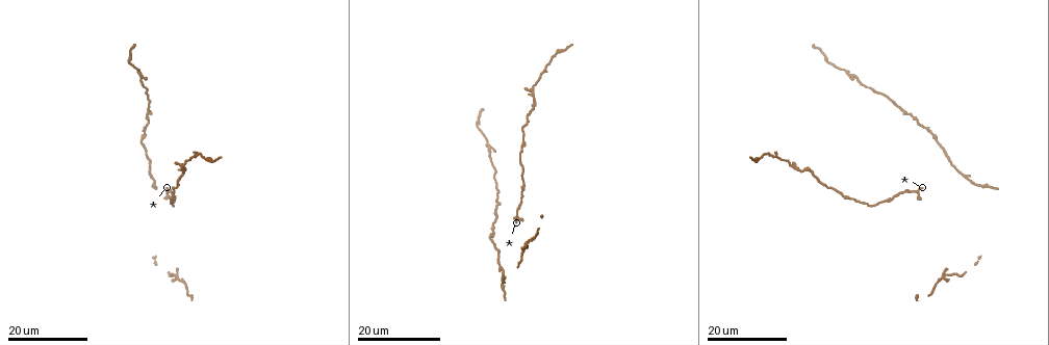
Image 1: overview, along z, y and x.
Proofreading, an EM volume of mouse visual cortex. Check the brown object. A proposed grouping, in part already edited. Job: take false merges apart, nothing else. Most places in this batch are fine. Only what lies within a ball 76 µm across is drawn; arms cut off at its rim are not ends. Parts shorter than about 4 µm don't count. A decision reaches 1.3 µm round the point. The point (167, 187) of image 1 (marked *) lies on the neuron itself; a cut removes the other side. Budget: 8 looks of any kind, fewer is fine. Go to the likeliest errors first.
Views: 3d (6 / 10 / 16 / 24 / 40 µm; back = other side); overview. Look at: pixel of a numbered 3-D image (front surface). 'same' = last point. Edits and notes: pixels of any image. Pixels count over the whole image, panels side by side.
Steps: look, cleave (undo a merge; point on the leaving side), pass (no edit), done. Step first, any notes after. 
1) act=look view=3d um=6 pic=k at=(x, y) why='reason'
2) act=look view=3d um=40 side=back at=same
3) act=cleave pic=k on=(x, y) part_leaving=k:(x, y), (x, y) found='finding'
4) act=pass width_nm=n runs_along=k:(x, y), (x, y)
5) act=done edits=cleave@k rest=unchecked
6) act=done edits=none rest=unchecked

act=look view=3d um=24 pic=1 at=(917, 193) why='three arms meet'

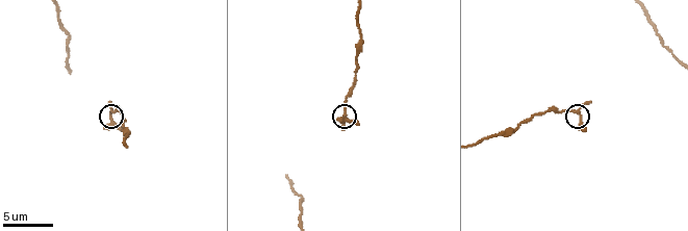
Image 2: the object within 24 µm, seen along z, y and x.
act=look view=3d um=6 pic=2 at=(579, 114)

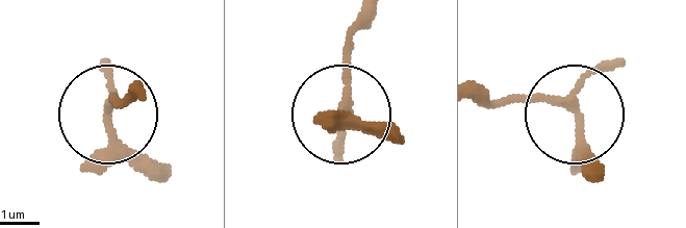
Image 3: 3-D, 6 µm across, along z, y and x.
act=look view=3d um=6 side=back pic=3 at=(110, 105)

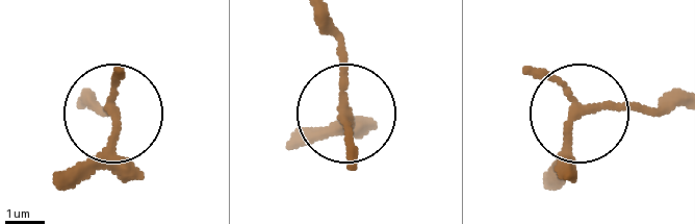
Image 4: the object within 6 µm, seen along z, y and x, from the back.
act=pass width_nm=180 runs_along=4:(531, 66), (570, 105), (550, 182) found='continuous, no second neuron'

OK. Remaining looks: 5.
act=look view=3d um=16 pic=1 at=(174, 195) why='calibre changes'

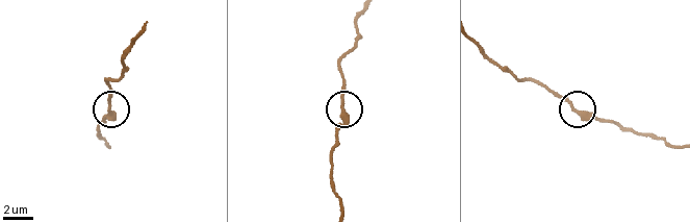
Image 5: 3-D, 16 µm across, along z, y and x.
act=look view=3d um=10 pic=5 at=(341, 104) why='closer look'

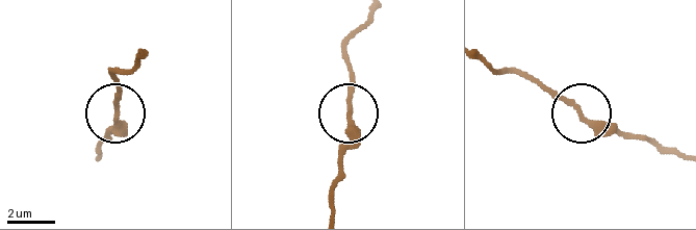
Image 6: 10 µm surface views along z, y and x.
act=look view=3d um=10 side=back pic=6 at=(351, 113)

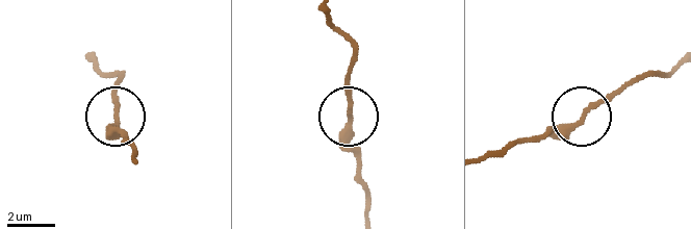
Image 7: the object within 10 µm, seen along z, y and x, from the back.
act=pass runs_along=7:(483, 159), (567, 129), (631, 79) found='one neuron here'

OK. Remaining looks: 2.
act=look view=3d um=16 pic=1 at=(476, 124) why='calibre changes'

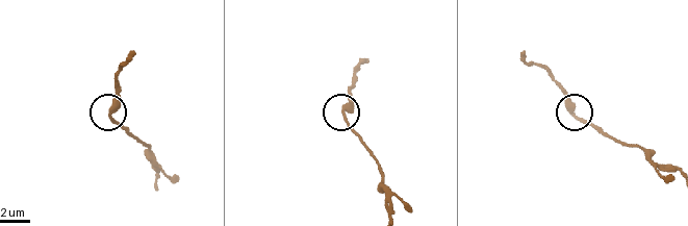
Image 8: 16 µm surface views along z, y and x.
act=look view=3d um=10 pic=8 at=(113, 120) why='zoom in'

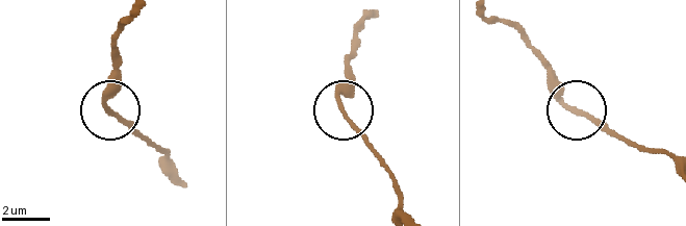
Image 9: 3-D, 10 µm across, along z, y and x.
act=pass runs_along=9:(176, 176), (161, 151), (108, 108), (110, 47) found='continuous, no second neuron'

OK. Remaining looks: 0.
act=done edits=none rest=unchecked

